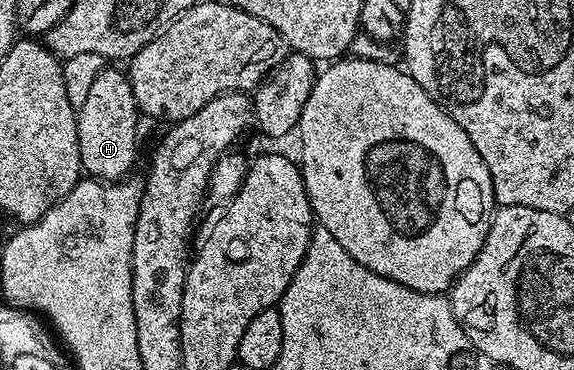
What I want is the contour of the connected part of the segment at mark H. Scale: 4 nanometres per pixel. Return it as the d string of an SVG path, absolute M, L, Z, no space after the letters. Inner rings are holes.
M104 69L101 73L97 73L97 77L93 80L93 85L89 88L89 93L85 97L85 105L77 108L75 120L77 121L77 145L79 146L79 166L90 178L100 181L122 181L132 174L131 166L135 163L135 142L139 139L139 131L135 126L141 120L141 112L139 106L135 104L135 98L131 92L131 83L127 80L126 74L122 70L111 71L111 69Z

